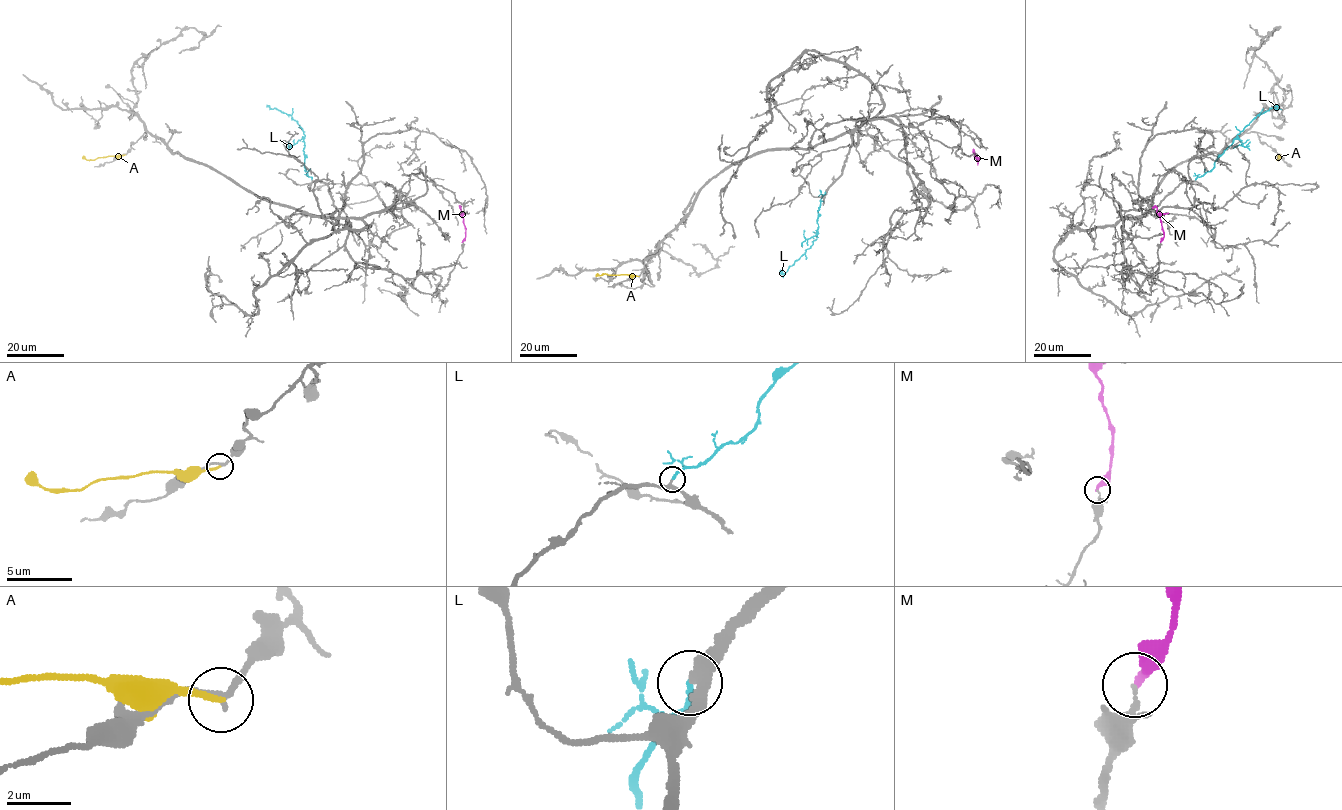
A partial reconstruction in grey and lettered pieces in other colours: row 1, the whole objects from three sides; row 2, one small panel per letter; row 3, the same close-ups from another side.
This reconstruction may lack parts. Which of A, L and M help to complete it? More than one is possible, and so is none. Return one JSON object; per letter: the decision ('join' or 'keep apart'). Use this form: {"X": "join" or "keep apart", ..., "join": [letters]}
{"A": "keep apart", "L": "join", "M": "keep apart", "join": ["L"]}

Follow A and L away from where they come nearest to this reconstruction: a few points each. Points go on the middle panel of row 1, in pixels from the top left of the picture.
A: (639, 276), (596, 274)
L: (825, 192), (818, 210), (817, 237), (785, 272), (781, 269)

